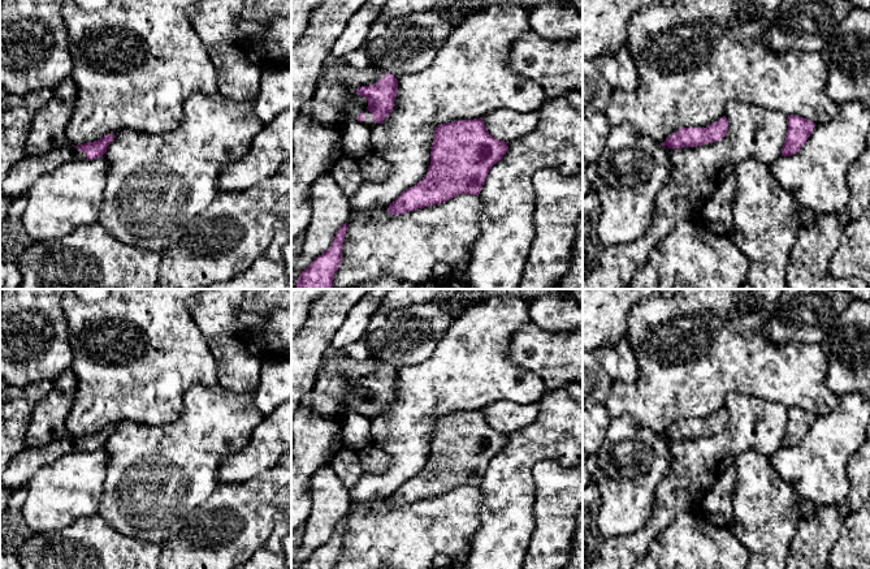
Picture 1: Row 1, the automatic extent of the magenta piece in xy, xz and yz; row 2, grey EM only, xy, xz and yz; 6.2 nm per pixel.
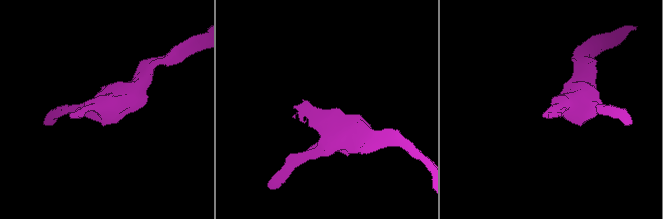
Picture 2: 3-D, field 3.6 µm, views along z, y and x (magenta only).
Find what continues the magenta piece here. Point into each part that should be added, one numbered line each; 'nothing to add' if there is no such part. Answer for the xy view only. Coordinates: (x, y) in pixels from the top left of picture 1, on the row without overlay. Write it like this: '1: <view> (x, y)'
1: xy (29, 460)

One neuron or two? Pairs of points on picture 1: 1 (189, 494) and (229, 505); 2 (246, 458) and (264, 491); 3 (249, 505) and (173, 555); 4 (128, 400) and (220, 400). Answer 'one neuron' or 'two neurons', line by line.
1: two neurons
2: two neurons
3: one neuron
4: two neurons

